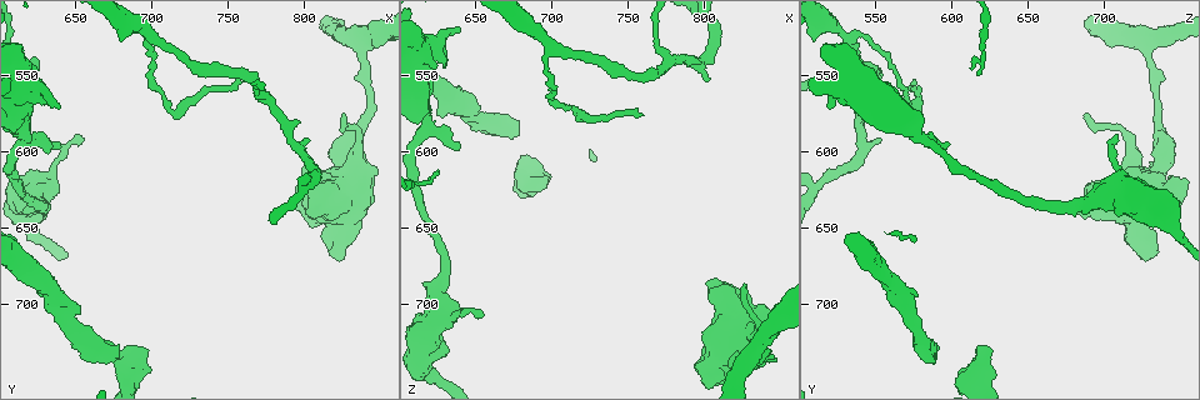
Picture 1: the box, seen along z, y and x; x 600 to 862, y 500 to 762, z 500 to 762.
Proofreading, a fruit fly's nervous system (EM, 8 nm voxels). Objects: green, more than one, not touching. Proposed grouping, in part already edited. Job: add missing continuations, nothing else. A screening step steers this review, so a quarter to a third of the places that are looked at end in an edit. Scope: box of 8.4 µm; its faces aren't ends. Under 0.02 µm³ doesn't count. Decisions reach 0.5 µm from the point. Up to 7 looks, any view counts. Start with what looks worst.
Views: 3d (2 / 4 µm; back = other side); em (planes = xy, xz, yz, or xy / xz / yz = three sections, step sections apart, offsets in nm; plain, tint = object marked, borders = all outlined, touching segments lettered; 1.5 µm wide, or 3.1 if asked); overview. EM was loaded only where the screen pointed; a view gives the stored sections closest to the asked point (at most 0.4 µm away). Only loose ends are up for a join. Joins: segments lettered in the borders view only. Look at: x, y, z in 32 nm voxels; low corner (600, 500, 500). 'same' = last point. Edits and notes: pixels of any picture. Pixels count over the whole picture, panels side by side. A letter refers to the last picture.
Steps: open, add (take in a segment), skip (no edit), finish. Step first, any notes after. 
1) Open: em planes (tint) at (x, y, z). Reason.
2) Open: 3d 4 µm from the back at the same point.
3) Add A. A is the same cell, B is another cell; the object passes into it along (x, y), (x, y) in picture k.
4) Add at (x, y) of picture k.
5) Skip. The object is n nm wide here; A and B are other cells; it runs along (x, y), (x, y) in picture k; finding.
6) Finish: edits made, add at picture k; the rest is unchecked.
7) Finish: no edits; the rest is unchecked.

Open: 3d 2 µm at (678, 734, 582).

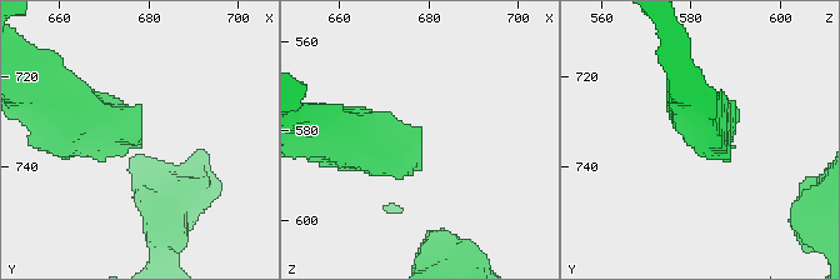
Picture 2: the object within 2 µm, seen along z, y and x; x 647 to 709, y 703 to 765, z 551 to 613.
Open: em 3.1 µm planes (tint) at (678, 735, 580). Need the tissue.

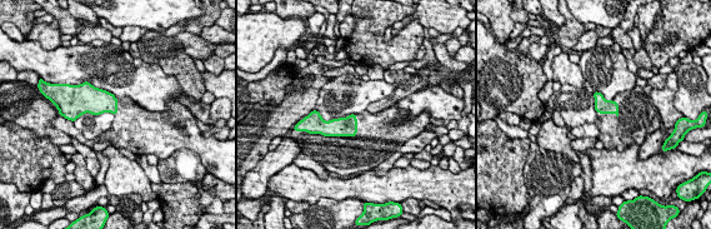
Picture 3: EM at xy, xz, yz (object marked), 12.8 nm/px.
Open: em 3.1 µm planes (borders) at the same point.

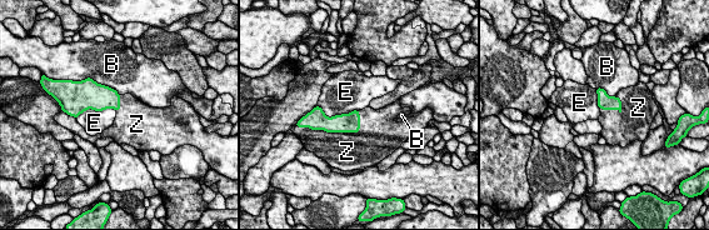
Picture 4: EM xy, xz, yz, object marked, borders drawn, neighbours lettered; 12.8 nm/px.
Add Z. The longest contact is with Z, 550 nm; Z is the same cell, B and E are other cells; it goes on there.

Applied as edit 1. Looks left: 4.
Open: em planes (borders) at (640, 596, 596). An open end.

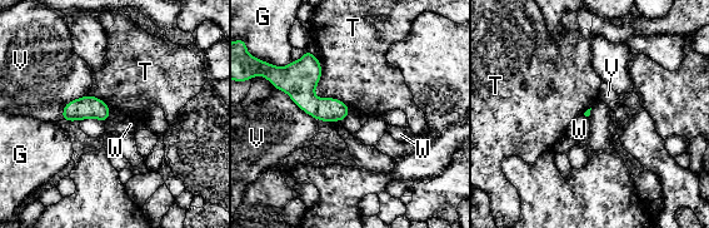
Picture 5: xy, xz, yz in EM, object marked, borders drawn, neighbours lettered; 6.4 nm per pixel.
Skip. G, T, V and W are other cells; a border runs along (316, 58), (314, 94), (350, 110) in picture 5; none of them fits.

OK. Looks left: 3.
Open: em planes (borders) at (640, 570, 520). Thick end.

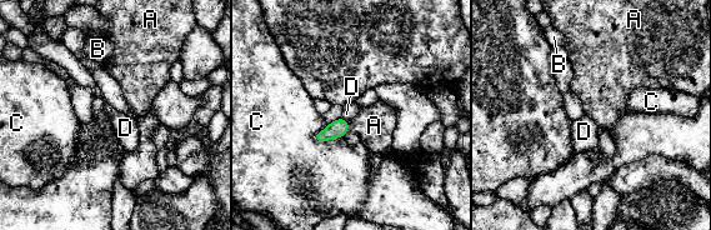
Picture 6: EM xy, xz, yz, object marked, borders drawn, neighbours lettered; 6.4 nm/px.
Skip. A, B, C and D are other cells; a border runs along (349, 121), (349, 129), (341, 136) in picture 6; no lettered segment goes on from it.

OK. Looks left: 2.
Finish: edits made, add at picture 4; the rest is unchecked.

